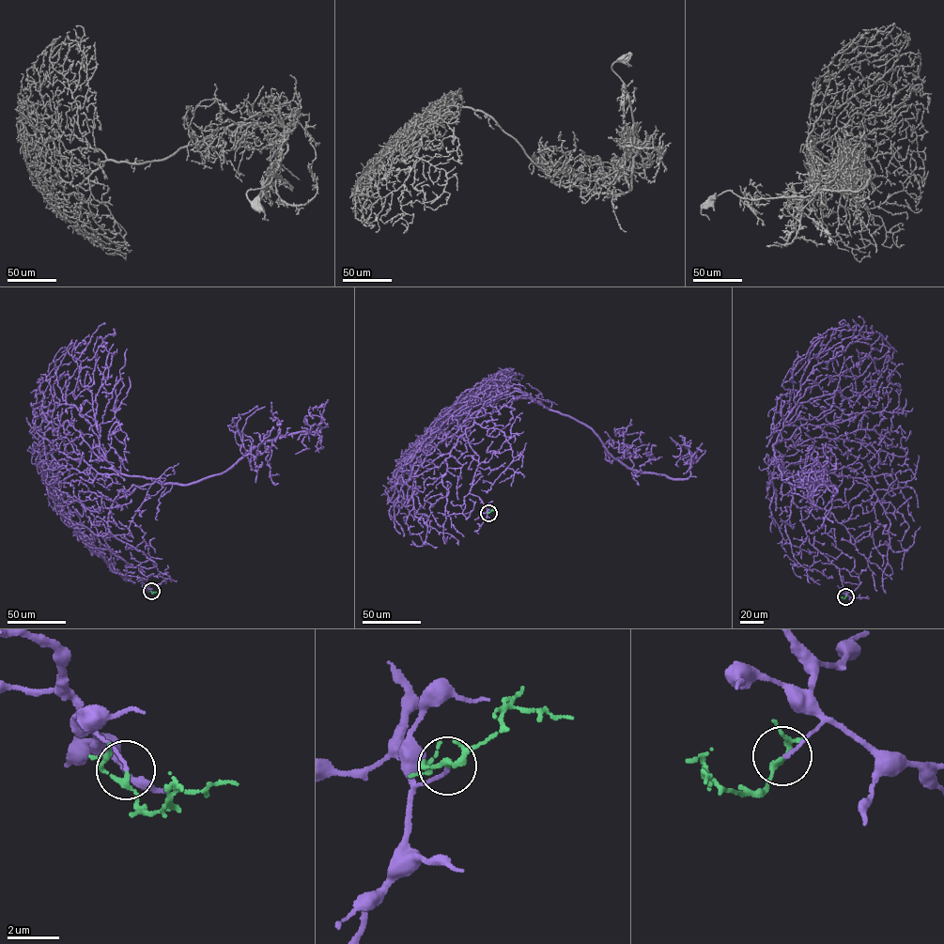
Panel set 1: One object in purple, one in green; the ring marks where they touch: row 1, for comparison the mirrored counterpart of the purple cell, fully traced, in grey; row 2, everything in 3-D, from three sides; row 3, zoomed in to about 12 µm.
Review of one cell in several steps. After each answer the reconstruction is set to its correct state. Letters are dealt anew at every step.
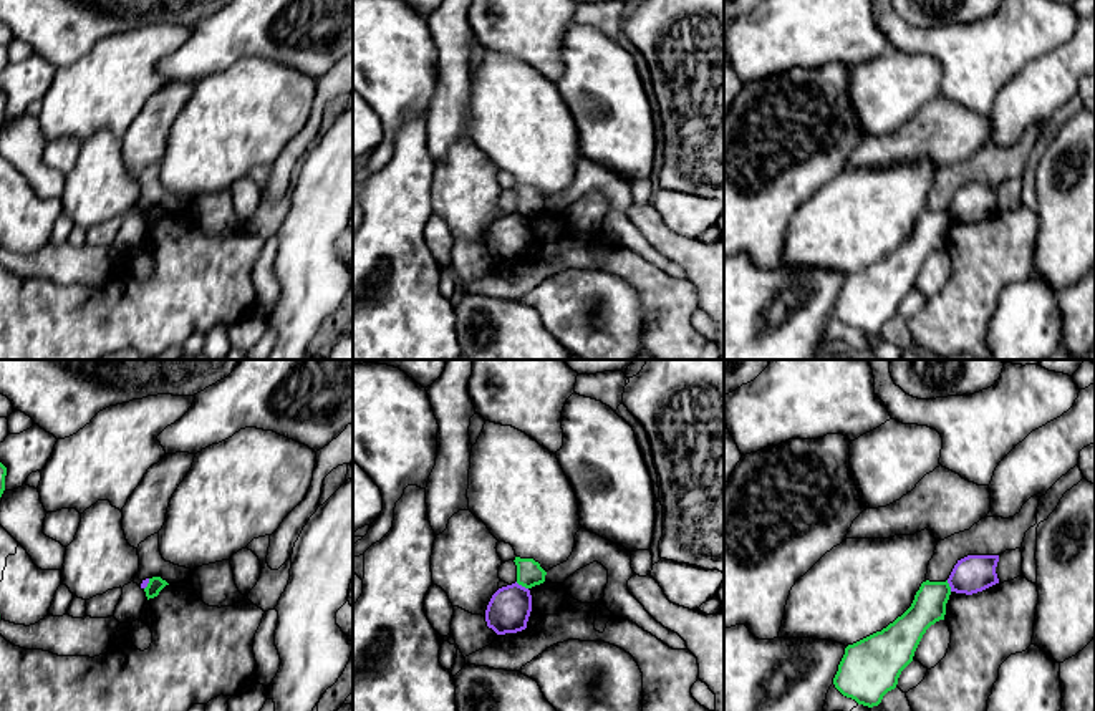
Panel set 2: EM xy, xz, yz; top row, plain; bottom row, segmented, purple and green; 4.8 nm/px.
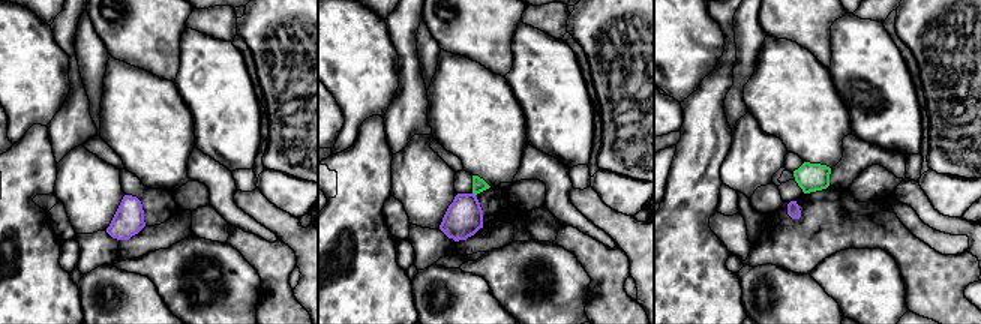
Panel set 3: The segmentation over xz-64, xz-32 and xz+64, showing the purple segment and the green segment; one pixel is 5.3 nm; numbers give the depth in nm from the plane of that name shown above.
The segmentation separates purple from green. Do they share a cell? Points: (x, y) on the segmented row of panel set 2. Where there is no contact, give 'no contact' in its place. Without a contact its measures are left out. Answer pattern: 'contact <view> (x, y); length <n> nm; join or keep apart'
contact xz (520, 585); length 70 nm; keep apart

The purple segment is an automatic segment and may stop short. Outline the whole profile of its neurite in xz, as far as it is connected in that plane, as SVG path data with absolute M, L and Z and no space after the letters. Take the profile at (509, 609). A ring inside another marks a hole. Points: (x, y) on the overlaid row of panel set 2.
M515 582L492 595L485 610L485 622L497 635L517 633L527 628L530 612L530 590Z

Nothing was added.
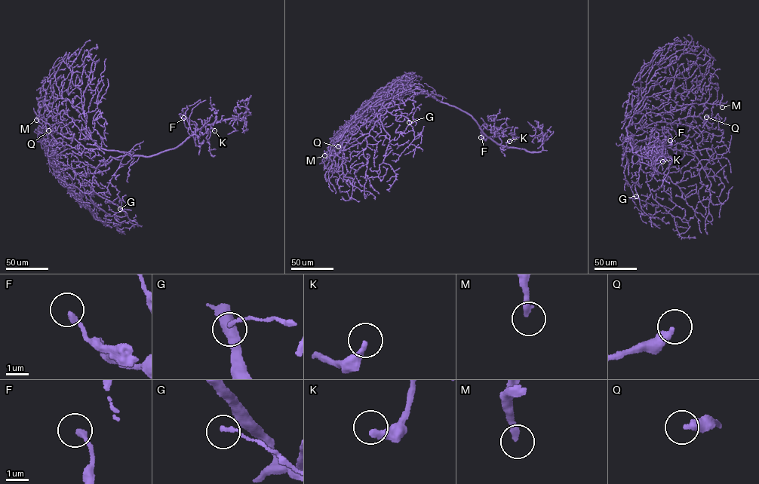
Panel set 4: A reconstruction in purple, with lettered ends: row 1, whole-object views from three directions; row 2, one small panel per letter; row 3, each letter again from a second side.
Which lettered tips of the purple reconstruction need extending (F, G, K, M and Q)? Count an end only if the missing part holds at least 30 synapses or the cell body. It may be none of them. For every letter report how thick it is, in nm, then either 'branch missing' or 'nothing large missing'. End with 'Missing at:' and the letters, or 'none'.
F: calibre 220 nm; nothing large missing
G: calibre 110 nm; nothing large missing
K: calibre 320 nm; branch missing
M: calibre 260 nm; branch missing
Q: calibre 360 nm; nothing large missing
Missing at: K, M

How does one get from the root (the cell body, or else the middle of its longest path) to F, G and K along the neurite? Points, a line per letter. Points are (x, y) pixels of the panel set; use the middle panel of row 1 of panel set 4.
F: (424, 91), (466, 111), (483, 133), (498, 144), (502, 142), (496, 130), (486, 139), (480, 137)
G: (424, 91), (416, 89), (401, 93), (386, 109), (393, 114), (405, 116), (410, 124), (413, 122), (409, 122)
K: (424, 91), (467, 112), (482, 132), (496, 142), (506, 146), (505, 142), (509, 141)

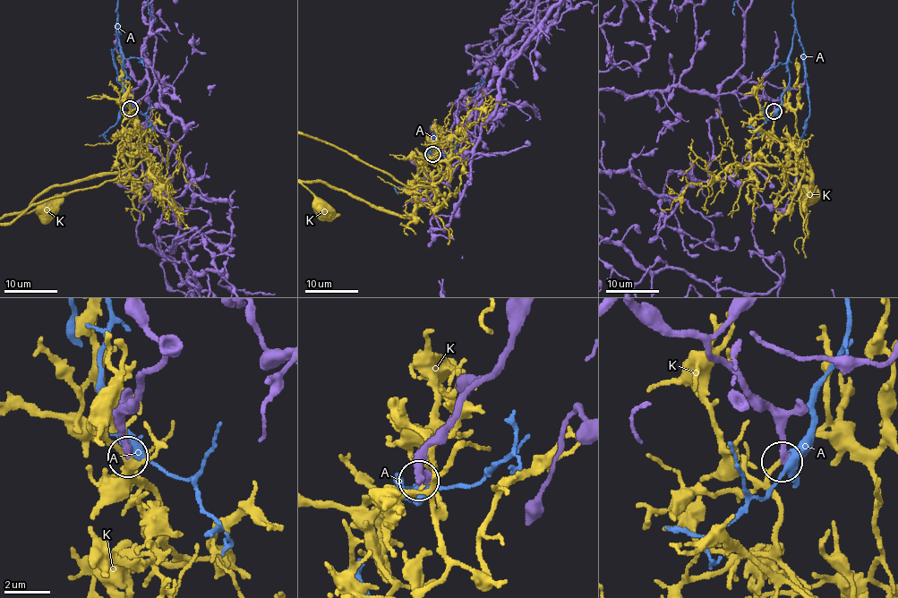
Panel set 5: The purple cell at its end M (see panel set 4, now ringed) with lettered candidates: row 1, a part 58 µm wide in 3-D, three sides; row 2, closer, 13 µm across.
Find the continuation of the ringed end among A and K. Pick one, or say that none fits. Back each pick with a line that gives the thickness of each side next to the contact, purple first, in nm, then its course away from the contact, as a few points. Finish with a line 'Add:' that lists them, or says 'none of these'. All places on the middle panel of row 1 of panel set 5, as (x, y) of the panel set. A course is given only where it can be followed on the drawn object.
Add: none of these

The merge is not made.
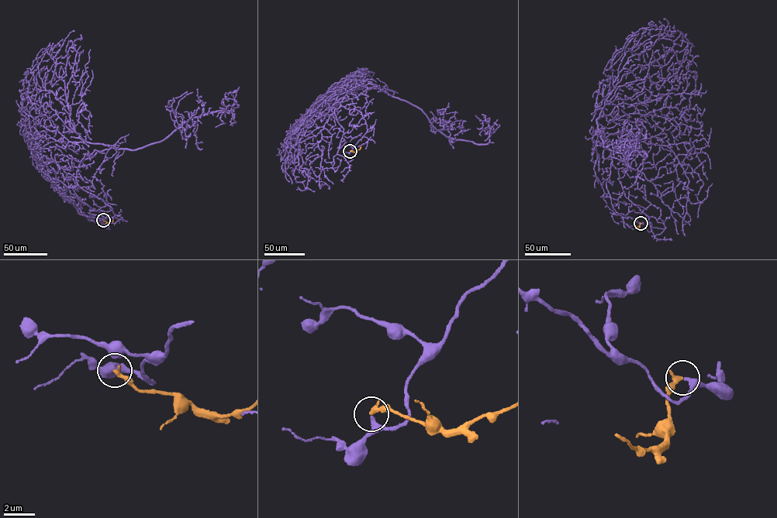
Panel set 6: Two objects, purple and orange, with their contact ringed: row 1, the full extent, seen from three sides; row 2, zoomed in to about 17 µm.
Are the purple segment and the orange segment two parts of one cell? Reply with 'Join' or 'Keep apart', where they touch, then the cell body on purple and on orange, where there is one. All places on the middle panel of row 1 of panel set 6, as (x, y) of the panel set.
Join. Place: (350, 151). Soma of purple: none. Soma of orange: none

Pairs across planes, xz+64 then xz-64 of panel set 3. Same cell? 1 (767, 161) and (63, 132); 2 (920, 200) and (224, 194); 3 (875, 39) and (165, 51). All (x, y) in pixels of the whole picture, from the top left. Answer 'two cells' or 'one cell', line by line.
1: two cells
2: two cells
3: two cells

